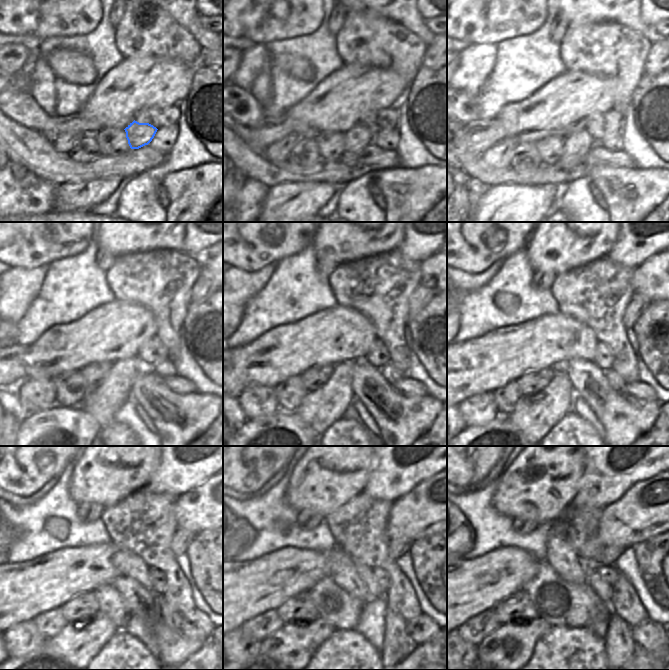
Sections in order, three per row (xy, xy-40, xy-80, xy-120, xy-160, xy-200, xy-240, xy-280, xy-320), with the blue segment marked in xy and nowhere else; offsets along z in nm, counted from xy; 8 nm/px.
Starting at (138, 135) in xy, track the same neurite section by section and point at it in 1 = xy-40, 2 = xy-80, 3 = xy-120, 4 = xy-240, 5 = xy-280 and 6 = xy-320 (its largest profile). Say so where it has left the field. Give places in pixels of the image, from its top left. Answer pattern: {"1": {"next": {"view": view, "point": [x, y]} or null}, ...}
{"1": {"next": {"view": "xy-40", "point": [359, 137]}}, "2": {"next": {"view": "xy-80", "point": [576, 146]}}, "3": {"next": {"view": "xy-120", "point": [102, 403]}}, "4": {"next": {"view": "xy-240", "point": [80, 641]}}, "5": {"next": {"view": "xy-280", "point": [293, 646]}}, "6": {"next": {"view": "xy-320", "point": [508, 649]}}}

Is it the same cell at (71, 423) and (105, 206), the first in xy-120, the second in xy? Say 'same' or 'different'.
different

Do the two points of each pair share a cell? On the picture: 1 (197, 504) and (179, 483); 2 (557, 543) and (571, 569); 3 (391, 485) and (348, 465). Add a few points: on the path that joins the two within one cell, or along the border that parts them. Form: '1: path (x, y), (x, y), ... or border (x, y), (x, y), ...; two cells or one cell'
1: border (207, 478), (178, 497); two cells
2: path (558, 549), (566, 563); one cell
3: border (376, 456), (376, 467), (370, 474), (362, 491); two cells

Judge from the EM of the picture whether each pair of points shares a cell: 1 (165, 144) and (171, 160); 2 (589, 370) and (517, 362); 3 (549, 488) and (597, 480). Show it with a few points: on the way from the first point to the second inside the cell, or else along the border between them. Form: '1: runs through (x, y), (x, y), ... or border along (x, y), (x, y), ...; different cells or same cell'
1: border along (177, 129), (176, 141), (166, 153); different cells
2: border along (586, 359), (569, 359), (563, 364); different cells
3: border along (583, 460), (578, 489), (568, 505); different cells

